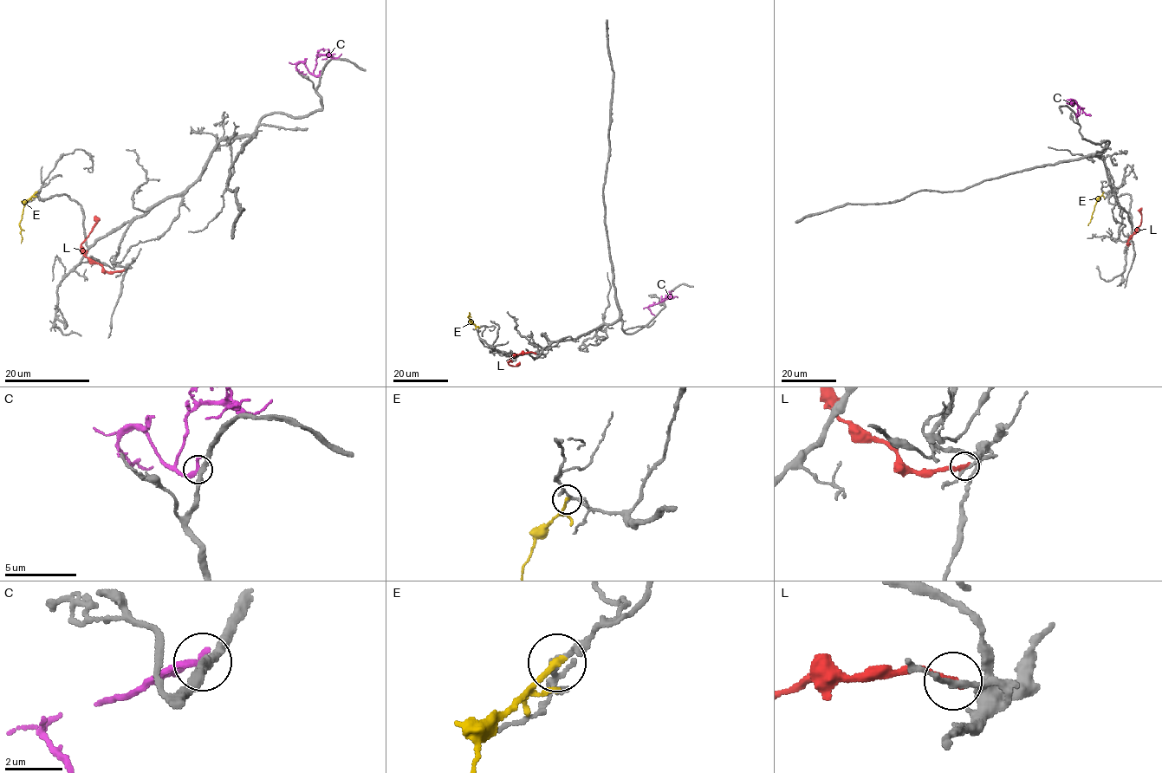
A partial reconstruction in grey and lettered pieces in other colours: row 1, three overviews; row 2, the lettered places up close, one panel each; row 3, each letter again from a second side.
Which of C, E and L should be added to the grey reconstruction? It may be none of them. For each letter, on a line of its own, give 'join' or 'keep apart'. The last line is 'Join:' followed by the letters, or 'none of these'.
C: keep apart
E: keep apart
L: keep apart
Join: none of these

